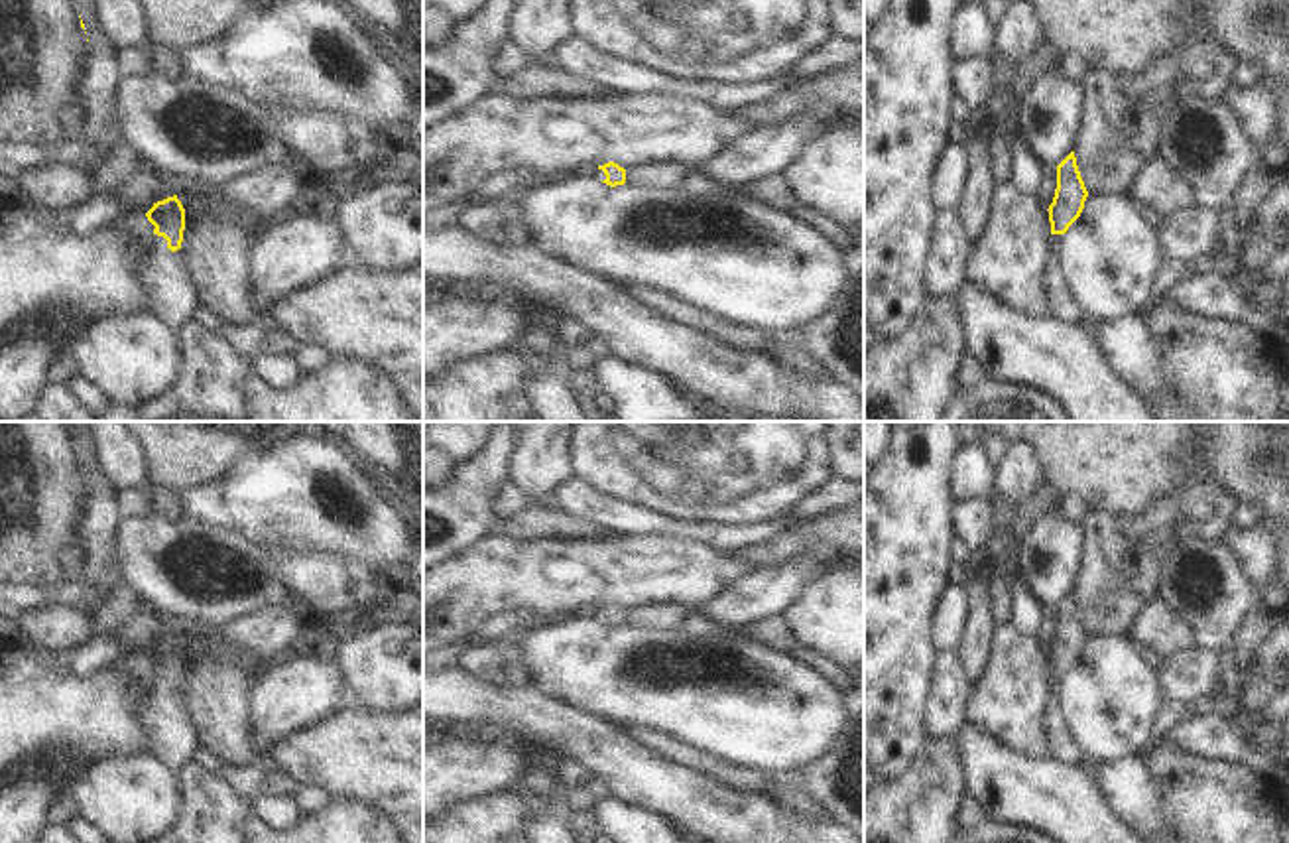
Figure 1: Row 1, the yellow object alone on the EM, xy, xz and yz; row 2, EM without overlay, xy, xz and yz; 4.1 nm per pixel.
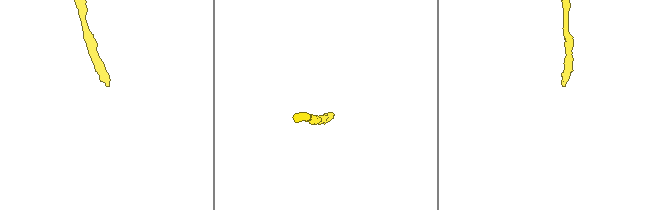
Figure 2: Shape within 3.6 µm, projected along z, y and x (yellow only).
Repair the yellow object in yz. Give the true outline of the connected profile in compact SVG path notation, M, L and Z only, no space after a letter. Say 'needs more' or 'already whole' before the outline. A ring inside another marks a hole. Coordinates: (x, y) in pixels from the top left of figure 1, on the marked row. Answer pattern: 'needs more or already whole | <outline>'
needs more | M1071 152L1057 165L1057 189L1055 189L1053 203L1047 209L1049 223L1051 223L1051 236L1049 236L1049 256L1043 276L1043 290L1049 303L1047 317L1071 325L1078 325L1086 319L1084 319L1084 311L1078 307L1065 280L1059 248L1061 248L1063 234L1080 217L1086 197L1088 191L1080 177L1074 152Z

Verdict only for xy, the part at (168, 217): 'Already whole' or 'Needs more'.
Needs more

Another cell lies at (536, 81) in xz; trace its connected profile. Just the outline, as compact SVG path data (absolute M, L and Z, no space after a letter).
M527 67L500 85L502 95L522 98L604 98L620 95L561 67Z

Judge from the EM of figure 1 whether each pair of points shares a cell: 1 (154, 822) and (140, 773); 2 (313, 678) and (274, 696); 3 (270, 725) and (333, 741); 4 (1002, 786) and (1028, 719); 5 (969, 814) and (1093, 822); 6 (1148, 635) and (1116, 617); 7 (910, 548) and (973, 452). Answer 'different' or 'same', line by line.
1: same
2: same
3: different
4: different
5: different
6: different
7: different

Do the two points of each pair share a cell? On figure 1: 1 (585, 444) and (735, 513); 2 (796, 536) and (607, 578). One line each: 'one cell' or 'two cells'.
1: one cell
2: one cell

